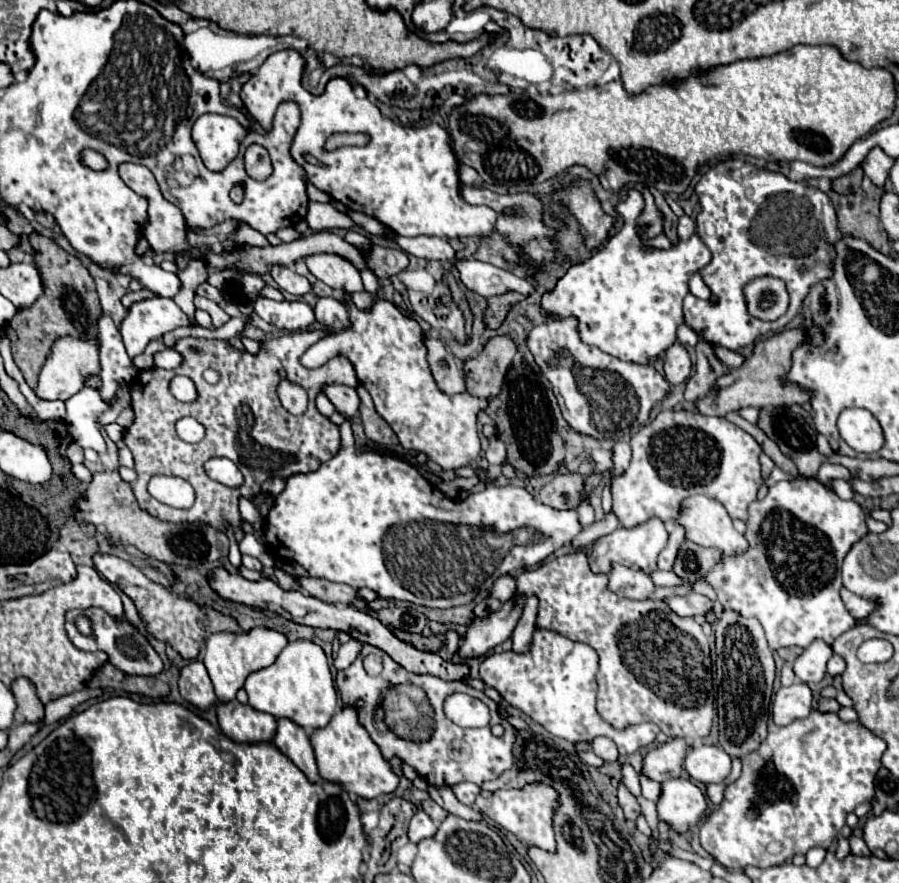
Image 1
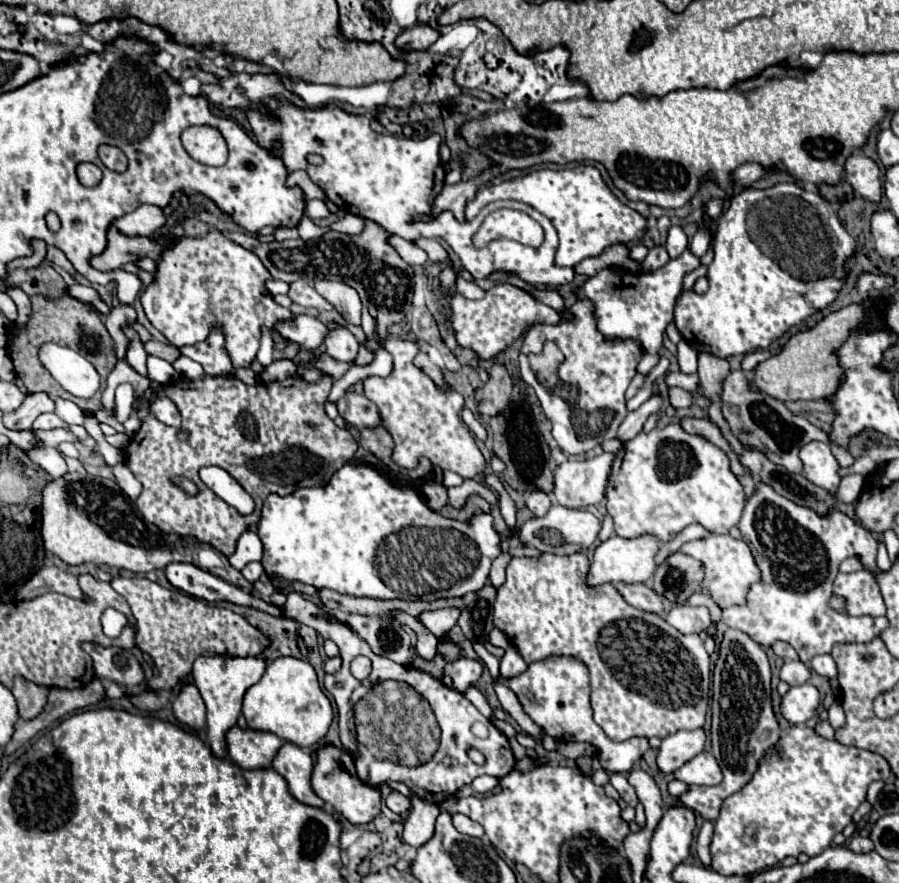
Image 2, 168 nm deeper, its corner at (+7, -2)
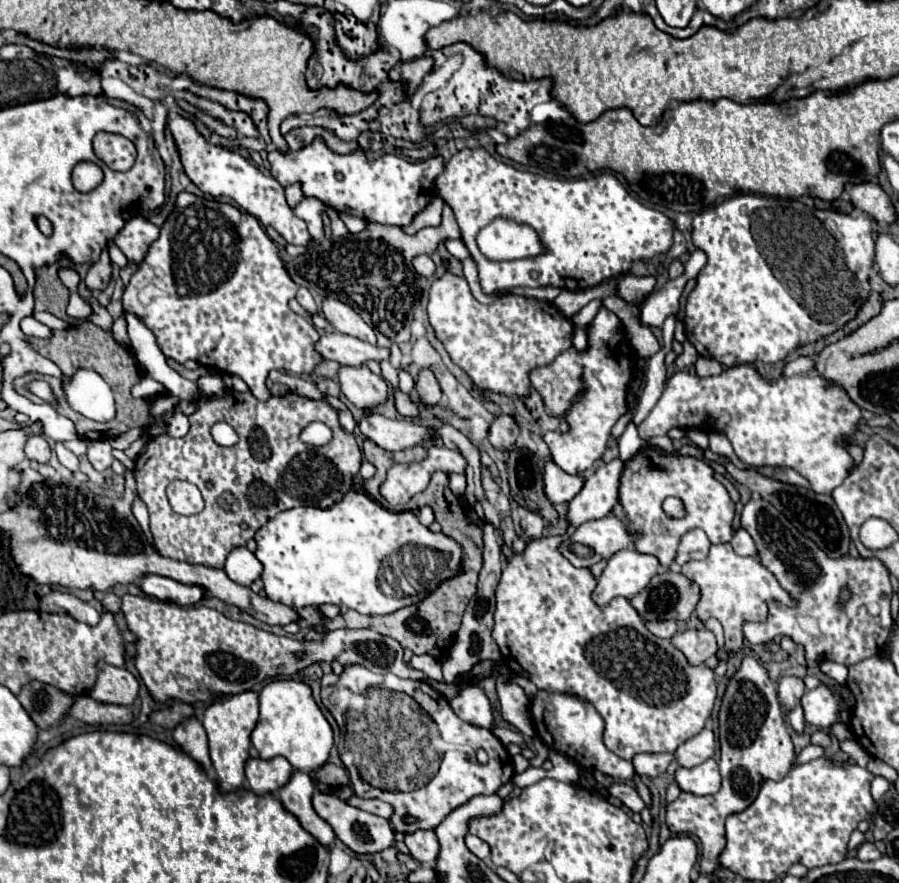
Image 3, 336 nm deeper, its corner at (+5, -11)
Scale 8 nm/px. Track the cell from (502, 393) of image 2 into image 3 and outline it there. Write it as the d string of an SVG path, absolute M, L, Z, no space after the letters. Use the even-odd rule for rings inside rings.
M499 415L495 417L491 431L489 431L489 443L495 449L511 451L515 447L515 441L519 437L519 427L511 415Z

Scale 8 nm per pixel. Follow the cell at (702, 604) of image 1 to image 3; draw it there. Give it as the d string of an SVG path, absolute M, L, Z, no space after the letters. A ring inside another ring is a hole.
M689 629L685 633L677 633L671 643L685 655L689 665L701 665L717 653L715 635L709 629Z

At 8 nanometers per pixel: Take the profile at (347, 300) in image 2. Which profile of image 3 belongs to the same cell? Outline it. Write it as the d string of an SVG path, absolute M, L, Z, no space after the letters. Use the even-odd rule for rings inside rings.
M325 299L323 313L325 313L325 319L335 327L335 331L357 337L371 345L377 345L375 331L349 305L345 305L337 299Z

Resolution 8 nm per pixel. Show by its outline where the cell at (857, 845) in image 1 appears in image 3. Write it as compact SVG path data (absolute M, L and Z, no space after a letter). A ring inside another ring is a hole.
M863 843L859 849L857 849L857 857L861 859L861 861L873 861L873 859L879 859L881 857L881 853L879 853L879 849L875 847L875 843Z

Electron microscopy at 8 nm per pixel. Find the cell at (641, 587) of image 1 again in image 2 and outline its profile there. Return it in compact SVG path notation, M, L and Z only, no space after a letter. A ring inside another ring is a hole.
M617 582L615 584L617 592L633 606L633 608L641 608L647 612L655 612L655 614L663 614L663 604L659 594L647 584L627 584L627 582Z

